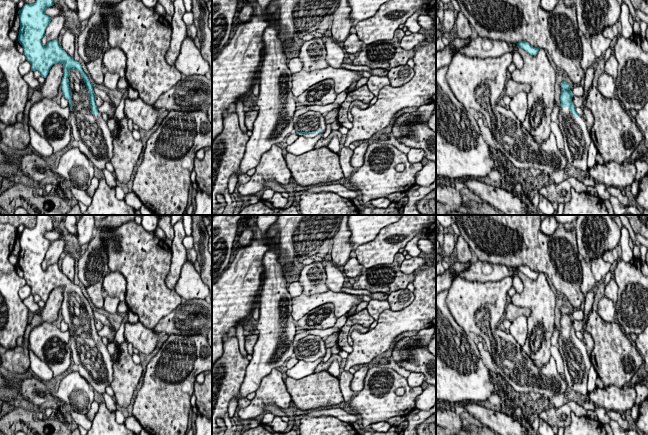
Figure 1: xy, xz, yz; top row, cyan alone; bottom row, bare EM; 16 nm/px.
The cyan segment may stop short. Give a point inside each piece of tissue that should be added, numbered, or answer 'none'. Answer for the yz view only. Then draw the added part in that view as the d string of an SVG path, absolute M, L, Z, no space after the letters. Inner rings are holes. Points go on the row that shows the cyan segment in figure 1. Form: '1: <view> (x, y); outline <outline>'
1: yz (577, 138); outline M562 107L558 114L558 123L564 139L564 151L570 166L585 172L587 167L588 147L592 141L586 122L582 116L575 117L570 107Z

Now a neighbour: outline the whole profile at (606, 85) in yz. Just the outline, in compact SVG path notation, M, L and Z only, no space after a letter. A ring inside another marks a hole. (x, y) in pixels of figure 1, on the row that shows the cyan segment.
M602 73L599 76L597 89L605 98L613 98L616 90L616 83L612 76Z

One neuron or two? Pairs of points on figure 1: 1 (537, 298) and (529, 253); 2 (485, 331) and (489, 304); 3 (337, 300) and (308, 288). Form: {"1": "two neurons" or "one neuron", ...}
{"1": "two neurons", "2": "one neuron", "3": "two neurons"}

